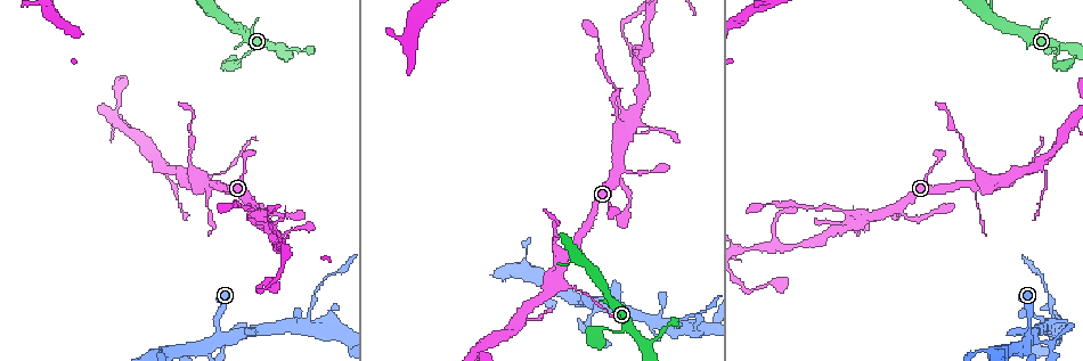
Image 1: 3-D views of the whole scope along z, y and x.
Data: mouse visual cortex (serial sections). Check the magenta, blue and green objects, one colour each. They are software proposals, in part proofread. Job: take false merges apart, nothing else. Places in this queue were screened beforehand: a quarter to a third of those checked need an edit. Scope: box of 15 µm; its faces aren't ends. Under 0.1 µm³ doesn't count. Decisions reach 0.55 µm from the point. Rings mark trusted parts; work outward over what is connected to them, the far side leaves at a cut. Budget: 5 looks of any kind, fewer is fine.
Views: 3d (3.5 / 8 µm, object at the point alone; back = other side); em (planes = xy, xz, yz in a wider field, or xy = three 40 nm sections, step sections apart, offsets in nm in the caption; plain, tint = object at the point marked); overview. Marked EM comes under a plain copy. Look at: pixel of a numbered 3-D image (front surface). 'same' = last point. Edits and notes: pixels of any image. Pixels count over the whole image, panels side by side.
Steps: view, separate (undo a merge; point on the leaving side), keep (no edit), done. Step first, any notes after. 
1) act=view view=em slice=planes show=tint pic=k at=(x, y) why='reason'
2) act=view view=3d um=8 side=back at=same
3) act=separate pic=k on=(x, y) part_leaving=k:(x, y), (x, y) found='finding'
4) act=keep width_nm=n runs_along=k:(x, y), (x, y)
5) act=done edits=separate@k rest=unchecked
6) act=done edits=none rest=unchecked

act=view view=3d um=3.5 pic=1 at=(1058, 62) why='abrupt turn'

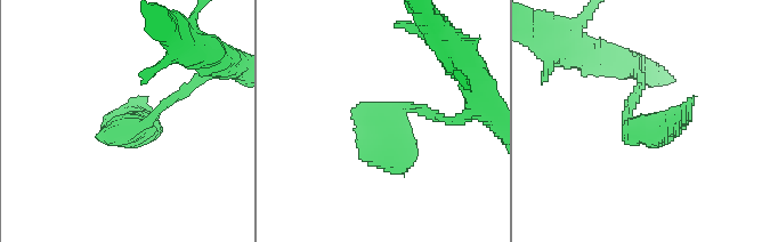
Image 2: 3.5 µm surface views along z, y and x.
act=view view=em slice=xy step=1 show=tint pic=2 at=(639, 125)

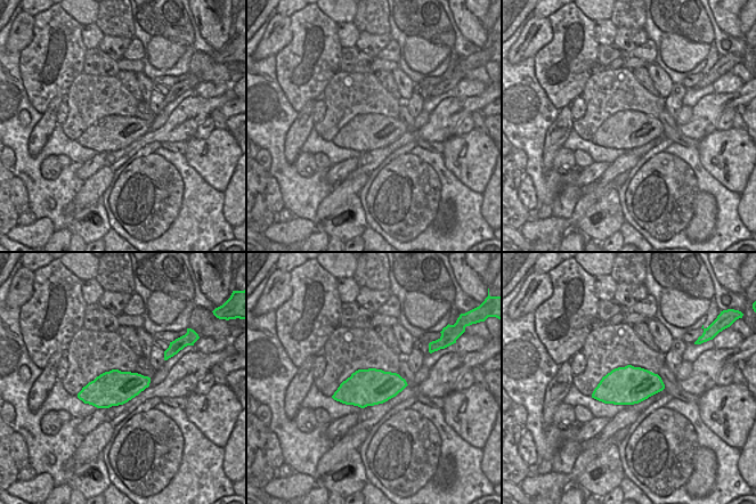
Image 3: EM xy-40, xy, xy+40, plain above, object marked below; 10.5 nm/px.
act=keep width_nm=400 runs_along=2:(451, 120), (408, 106), (395, 114), (402, 172) found='all the same cell'

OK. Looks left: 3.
act=view view=3d um=3.5 pic=1 at=(563, 258) why='three-way junction'

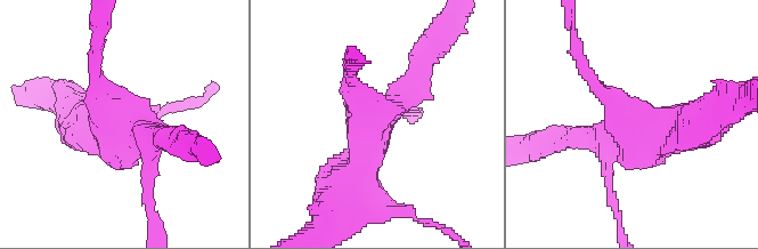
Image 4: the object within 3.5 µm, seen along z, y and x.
act=view view=em slice=xy step=2 show=tint pic=4 at=(630, 130) arms=3 arm_widths_nm=200,300,450 why='need the tissue'

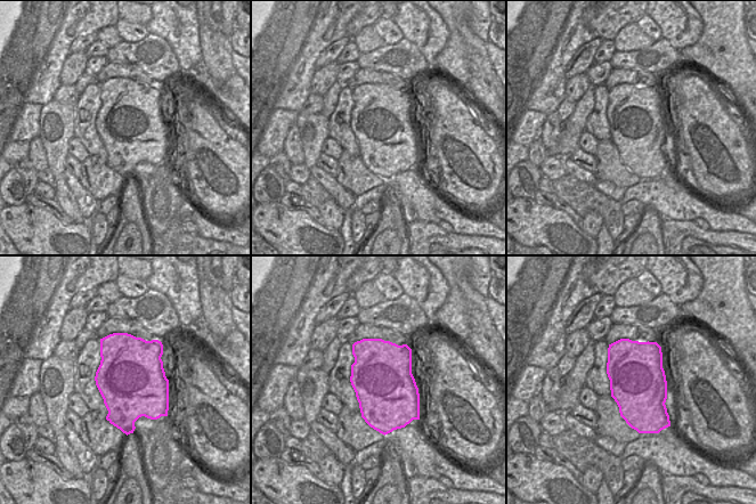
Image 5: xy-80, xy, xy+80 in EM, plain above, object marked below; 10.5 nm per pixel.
act=keep found='all the same cell'

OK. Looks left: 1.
act=done edits=none rest=unchecked

